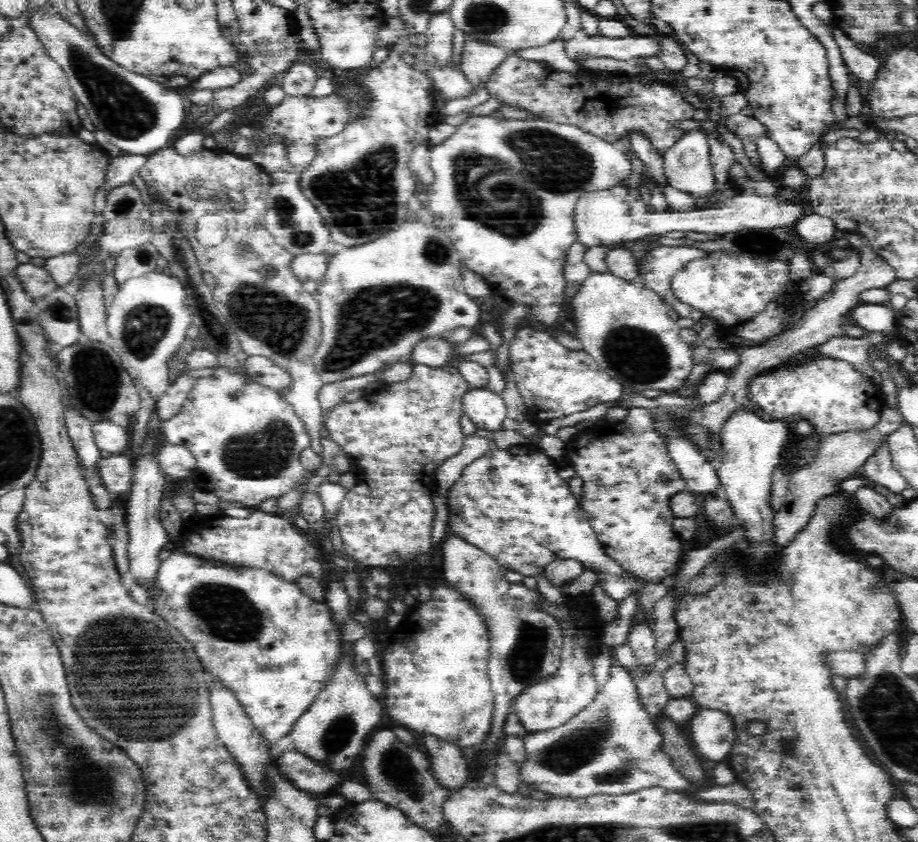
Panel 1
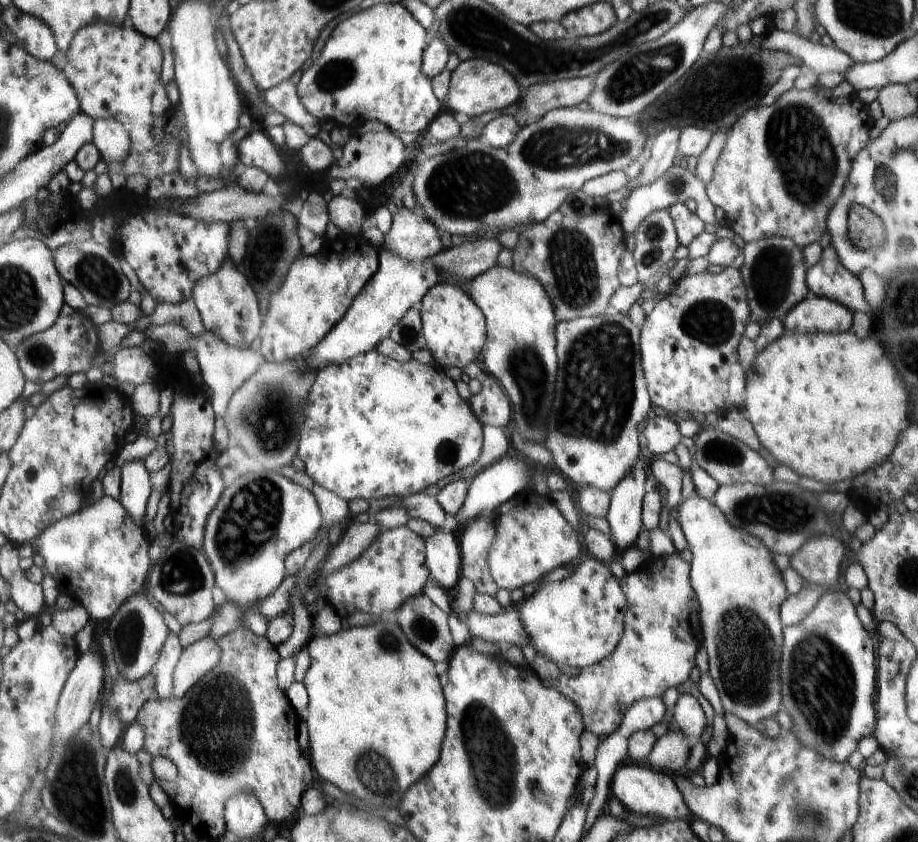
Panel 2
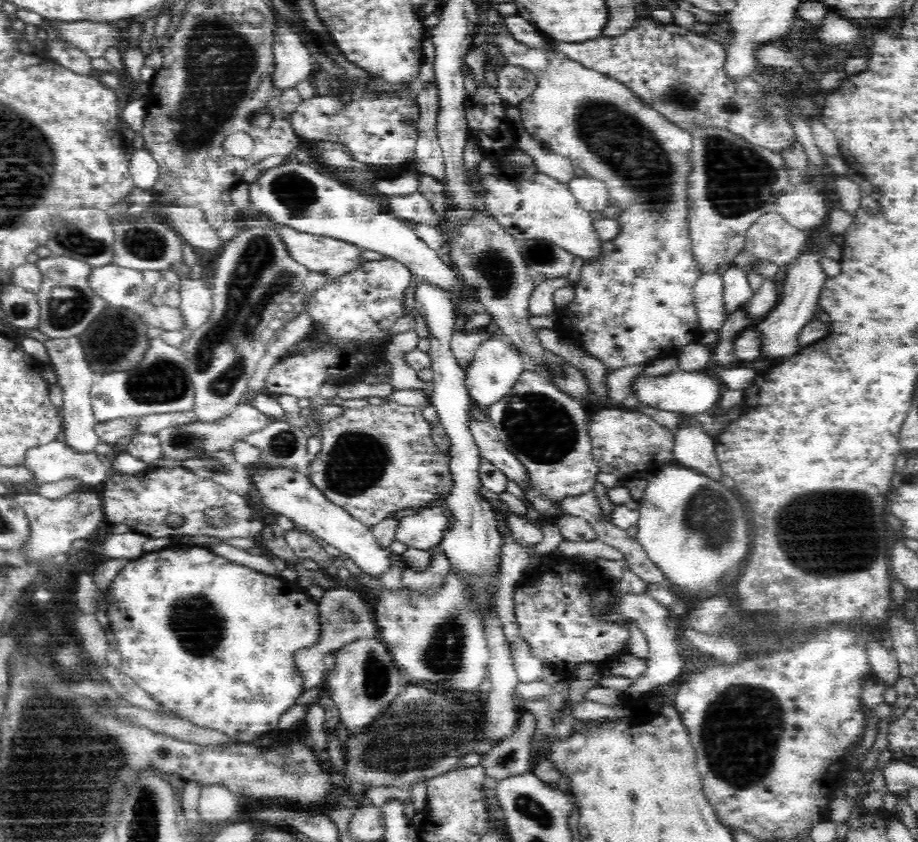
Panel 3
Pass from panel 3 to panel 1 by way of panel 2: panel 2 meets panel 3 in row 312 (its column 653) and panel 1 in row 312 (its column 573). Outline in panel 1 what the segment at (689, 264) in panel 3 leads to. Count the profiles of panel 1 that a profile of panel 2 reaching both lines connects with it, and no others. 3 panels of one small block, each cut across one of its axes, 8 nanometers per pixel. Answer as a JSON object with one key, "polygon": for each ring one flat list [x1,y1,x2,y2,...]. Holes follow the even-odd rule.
{"polygon":[[660,245,654,250,650,250,644,260,640,260,638,265,638,279,636,280,644,287,654,290,660,295,660,299,668,304,679,317,691,317,700,320,704,314,693,306,681,302,675,296,671,288,671,281,674,276,685,264,706,257,710,252,704,252,698,248,682,246]]}

